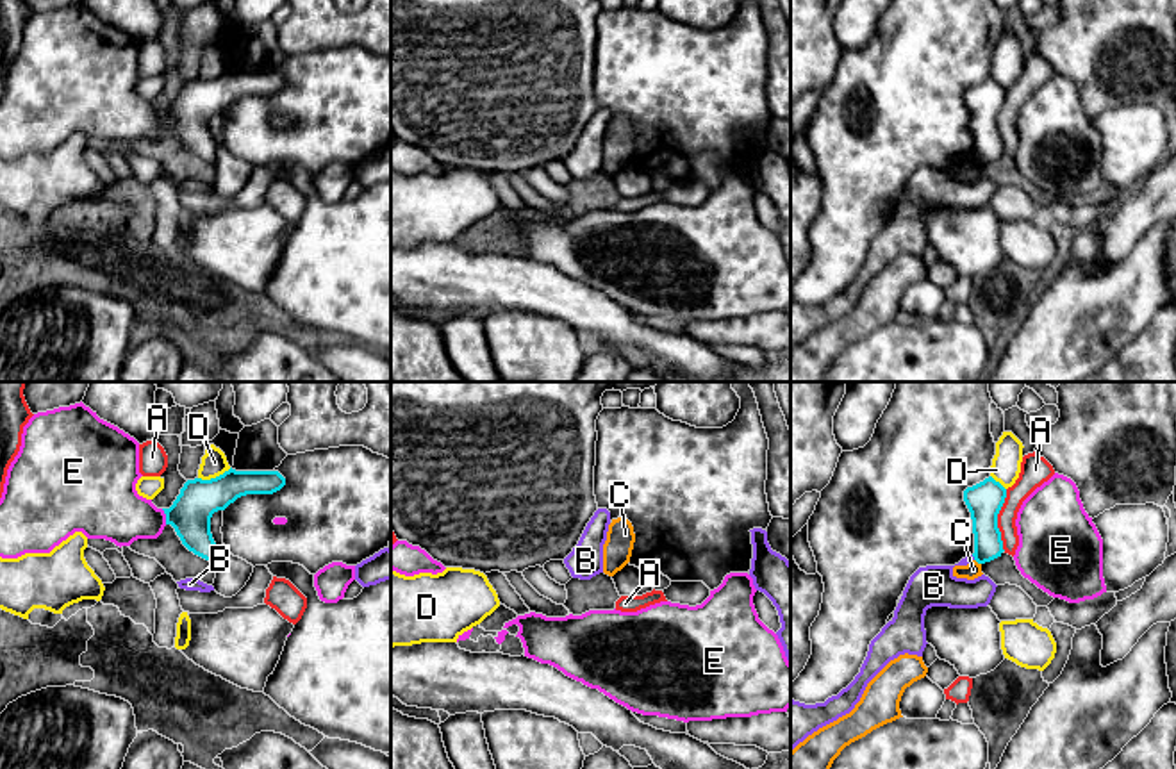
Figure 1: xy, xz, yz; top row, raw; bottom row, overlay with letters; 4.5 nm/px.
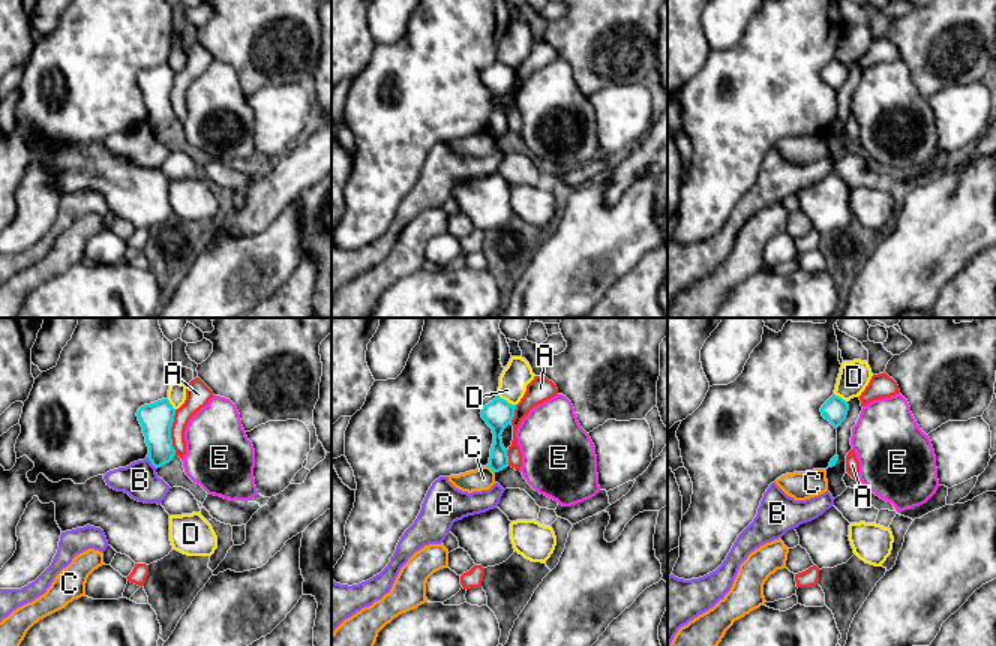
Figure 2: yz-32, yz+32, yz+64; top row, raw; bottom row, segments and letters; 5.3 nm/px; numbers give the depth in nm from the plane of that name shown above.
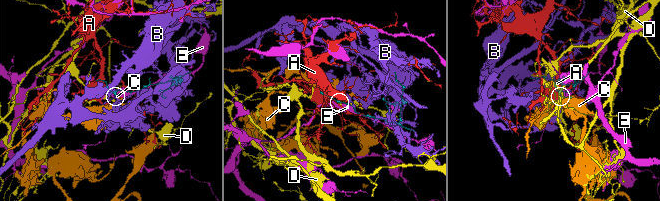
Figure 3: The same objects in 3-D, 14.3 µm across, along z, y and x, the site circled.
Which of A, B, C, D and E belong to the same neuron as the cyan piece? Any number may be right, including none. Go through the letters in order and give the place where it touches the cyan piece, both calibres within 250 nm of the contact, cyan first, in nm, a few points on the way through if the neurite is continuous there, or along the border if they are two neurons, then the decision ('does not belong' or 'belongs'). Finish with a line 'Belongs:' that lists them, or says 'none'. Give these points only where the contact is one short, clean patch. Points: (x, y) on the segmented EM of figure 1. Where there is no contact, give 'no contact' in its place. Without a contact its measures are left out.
A: yz (996, 520) | 160/110 nm | does not belong
B: yz (973, 555) | 160/190 nm | does not belong
C: yz (978, 562) | 140/70 nm | along yz (975, 559), (980, 564) | does not belong
D: xy (216, 477) | 190/110 nm | along xy (231, 468), (215, 477), (198, 479) | does not belong
E: xy (166, 516) | 190/260 nm | does not belong
Belongs: none

